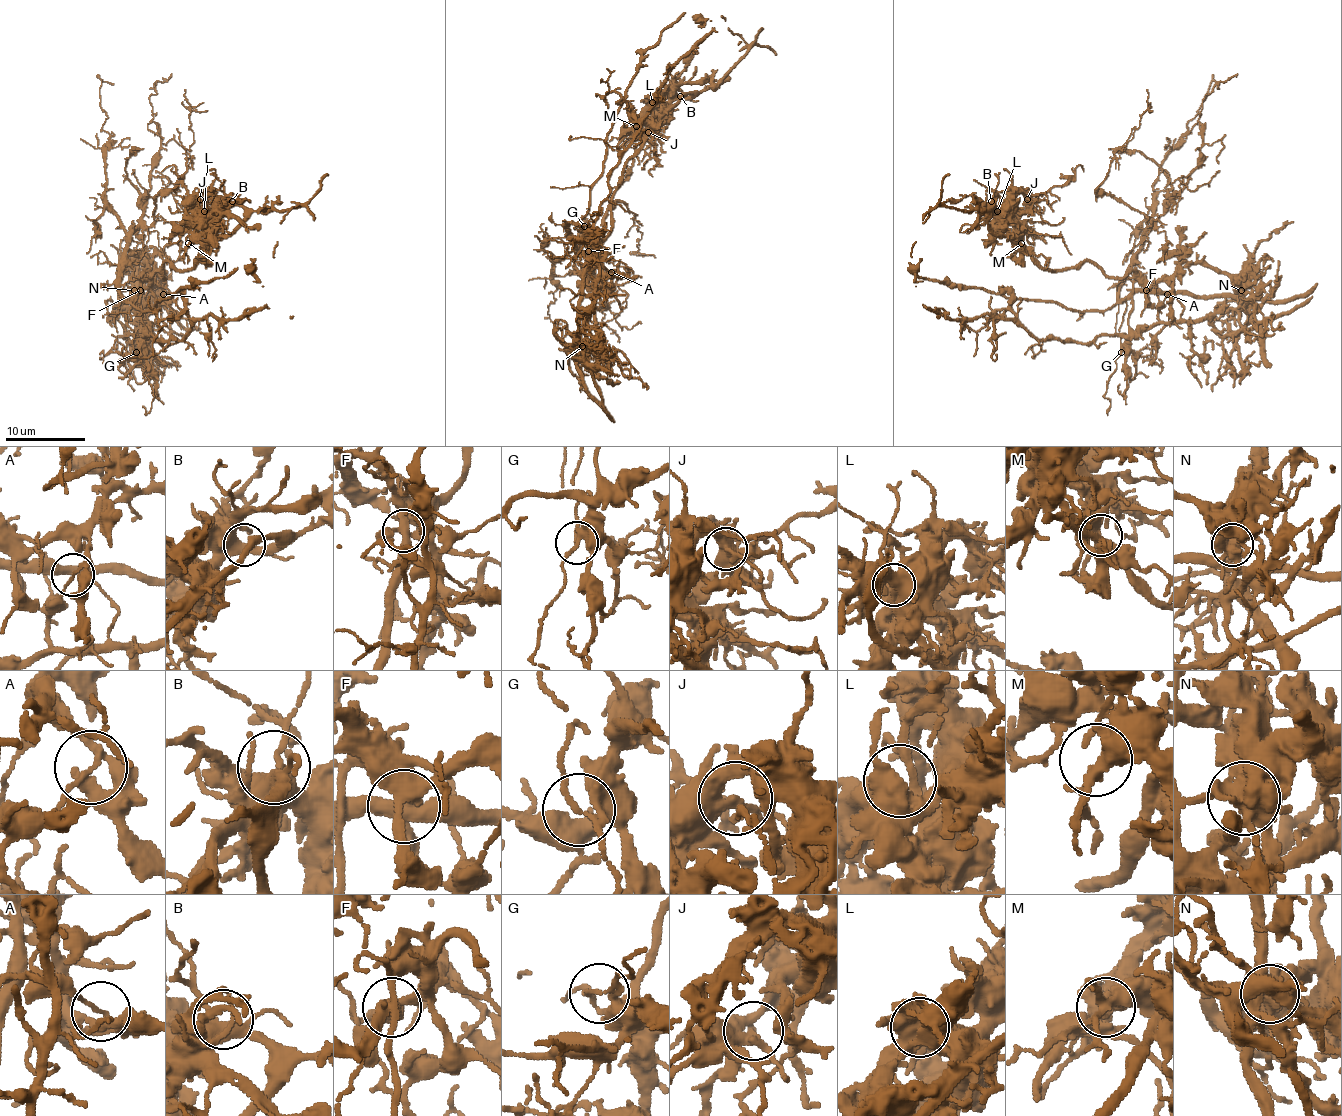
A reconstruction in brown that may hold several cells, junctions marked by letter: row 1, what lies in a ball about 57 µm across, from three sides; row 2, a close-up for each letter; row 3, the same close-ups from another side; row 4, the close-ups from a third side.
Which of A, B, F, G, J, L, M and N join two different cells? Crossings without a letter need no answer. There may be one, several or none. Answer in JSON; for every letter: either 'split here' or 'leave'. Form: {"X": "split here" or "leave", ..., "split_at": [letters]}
{"A": "split here", "B": "leave", "F": "split here", "G": "leave", "J": "leave", "L": "leave", "M": "leave", "N": "split here", "split_at": ["A", "F", "N"]}

